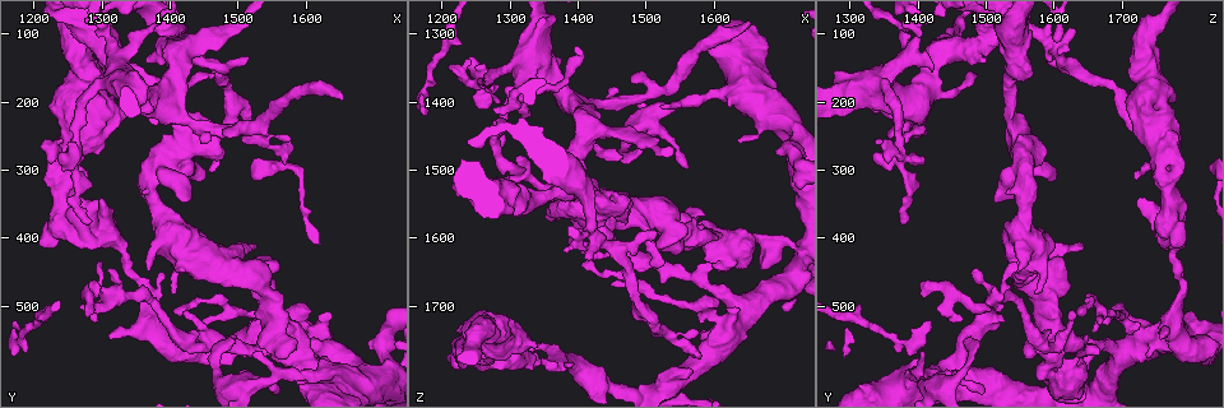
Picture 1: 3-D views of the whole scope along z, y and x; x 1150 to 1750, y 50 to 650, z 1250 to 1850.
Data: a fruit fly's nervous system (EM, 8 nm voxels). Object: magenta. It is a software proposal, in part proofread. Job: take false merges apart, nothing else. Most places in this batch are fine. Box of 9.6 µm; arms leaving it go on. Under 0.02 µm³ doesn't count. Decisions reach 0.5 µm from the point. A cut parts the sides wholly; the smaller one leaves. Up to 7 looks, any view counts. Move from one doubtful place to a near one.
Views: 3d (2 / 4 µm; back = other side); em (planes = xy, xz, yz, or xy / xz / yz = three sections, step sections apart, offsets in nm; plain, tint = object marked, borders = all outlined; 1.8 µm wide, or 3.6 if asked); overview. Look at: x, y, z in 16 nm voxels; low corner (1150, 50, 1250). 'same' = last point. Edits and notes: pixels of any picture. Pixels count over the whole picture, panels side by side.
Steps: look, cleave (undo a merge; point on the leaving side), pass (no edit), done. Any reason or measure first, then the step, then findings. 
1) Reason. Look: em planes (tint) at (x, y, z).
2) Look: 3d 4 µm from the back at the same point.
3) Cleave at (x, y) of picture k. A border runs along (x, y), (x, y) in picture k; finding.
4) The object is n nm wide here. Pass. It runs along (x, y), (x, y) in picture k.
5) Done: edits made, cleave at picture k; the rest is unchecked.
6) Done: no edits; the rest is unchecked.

Sudden change in width. Look: em 3.6 µm xz step 16 (tint) at (1295, 105, 1540).

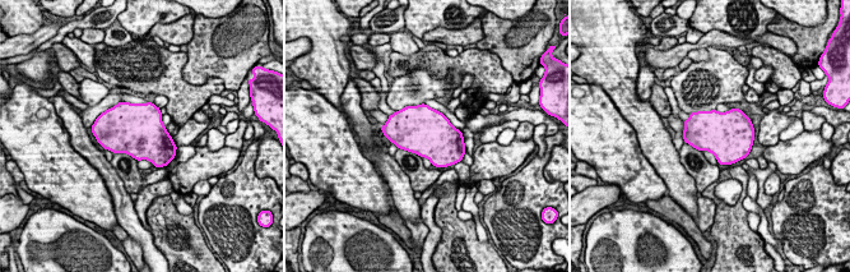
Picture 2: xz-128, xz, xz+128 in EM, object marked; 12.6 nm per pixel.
Pass. Continuous, no second neuron.

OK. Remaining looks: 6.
Looks like a crossing. Look: 3d 4 µm at (1240, 275, 1770).

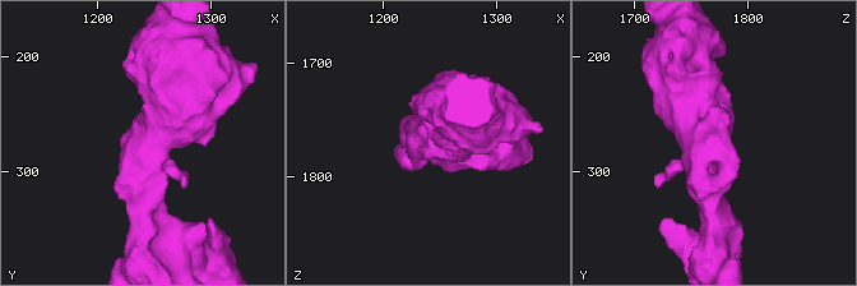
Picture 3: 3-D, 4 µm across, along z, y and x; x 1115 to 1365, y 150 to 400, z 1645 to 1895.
4 arms meet here. Look: em 3.6 µm planes (tint) at (1244, 272, 1770).

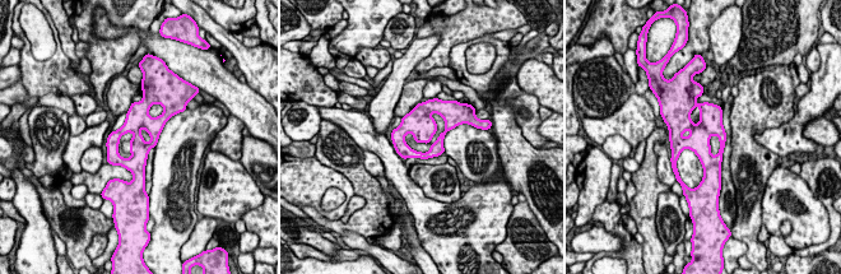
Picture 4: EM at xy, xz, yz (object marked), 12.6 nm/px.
The object is 320 nm wide here. Pass. One neuron here.

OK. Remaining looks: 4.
Abrupt turn. Look: em yz step 16 (tint) at (1255, 280, 1370).

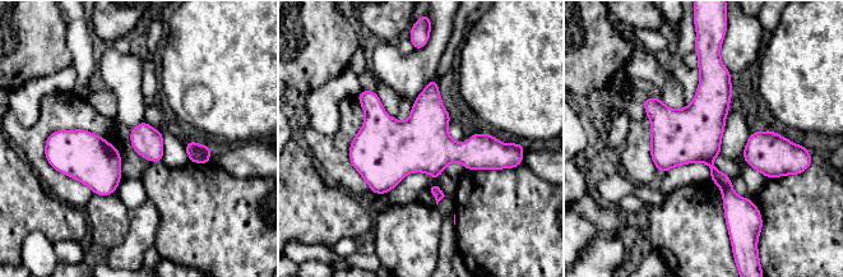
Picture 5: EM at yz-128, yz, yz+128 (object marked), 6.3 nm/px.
Another direction. Look: em planes (tint) at the same point.

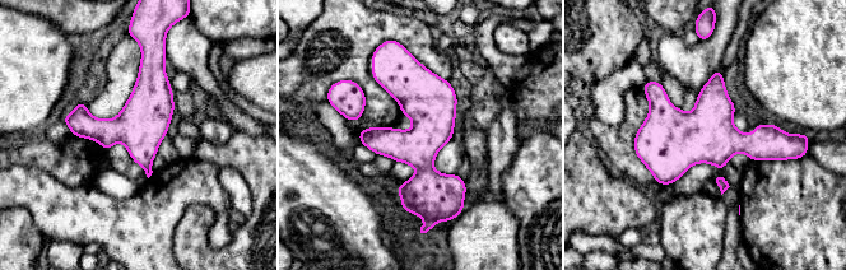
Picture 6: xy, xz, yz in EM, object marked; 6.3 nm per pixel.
Pass. It runs along (407, 59), (424, 97), (427, 210) in picture 6; continuous, no second neuron.

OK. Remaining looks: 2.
Done: no edits; the rest is unchecked.

